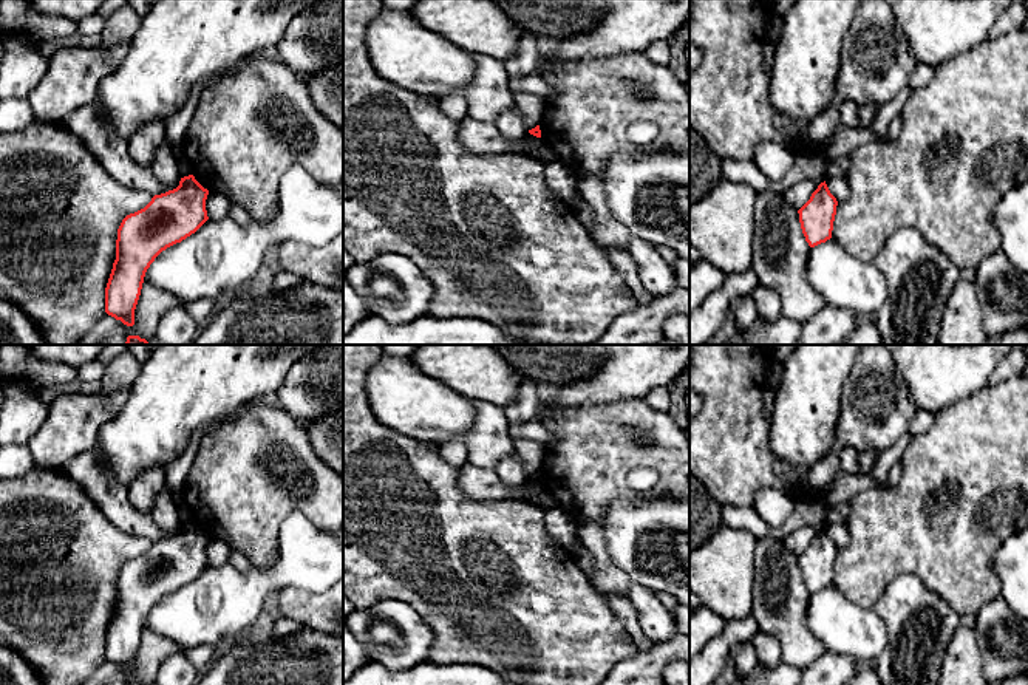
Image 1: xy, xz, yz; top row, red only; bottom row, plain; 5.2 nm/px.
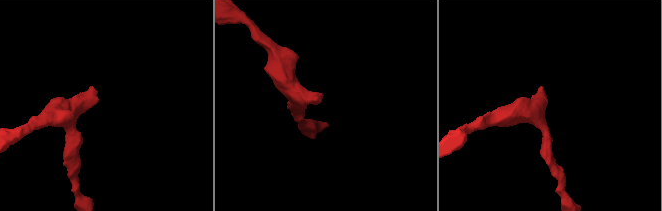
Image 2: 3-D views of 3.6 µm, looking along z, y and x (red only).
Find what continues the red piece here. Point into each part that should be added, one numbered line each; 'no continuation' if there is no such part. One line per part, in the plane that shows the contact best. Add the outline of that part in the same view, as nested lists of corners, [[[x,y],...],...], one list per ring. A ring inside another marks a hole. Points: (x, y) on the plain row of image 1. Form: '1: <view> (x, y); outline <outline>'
no continuation

